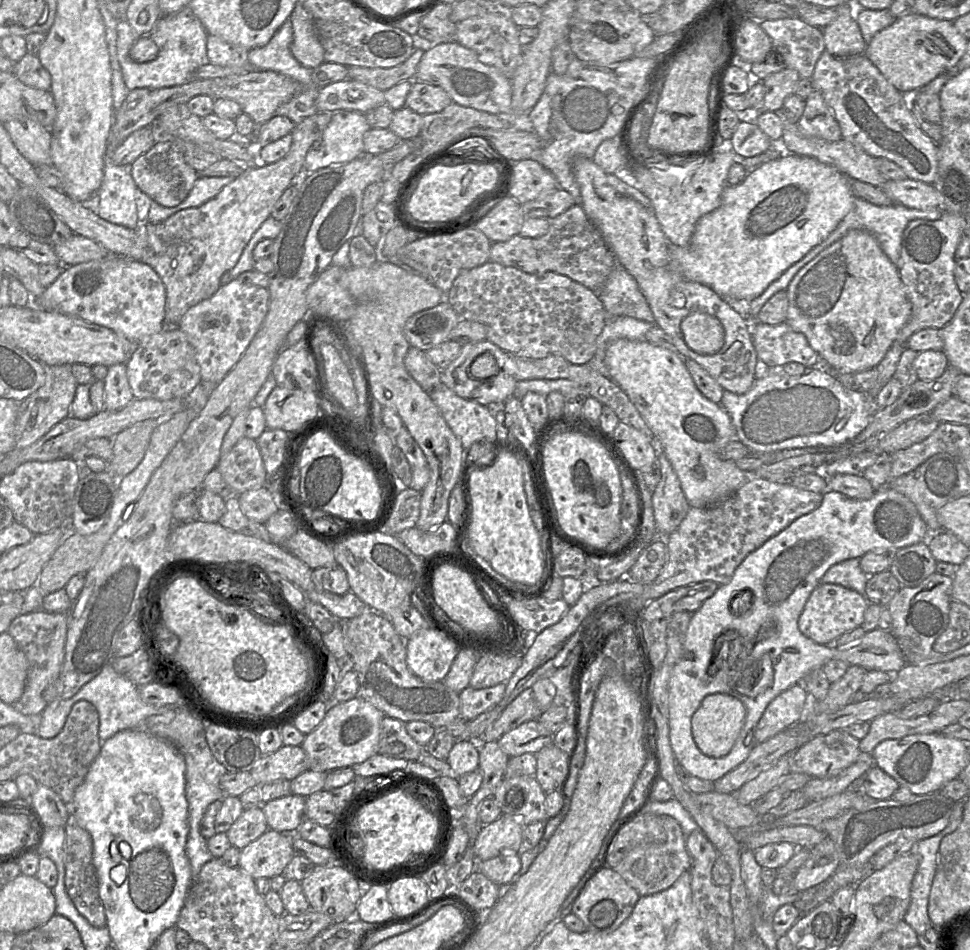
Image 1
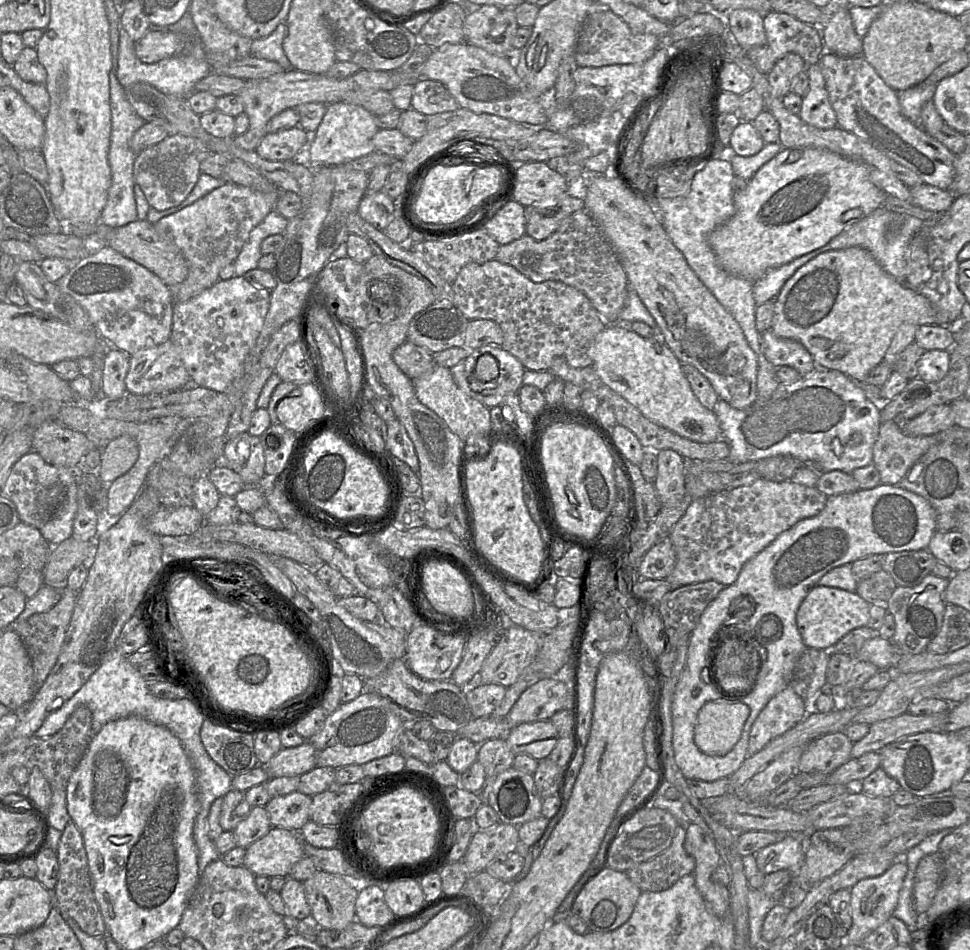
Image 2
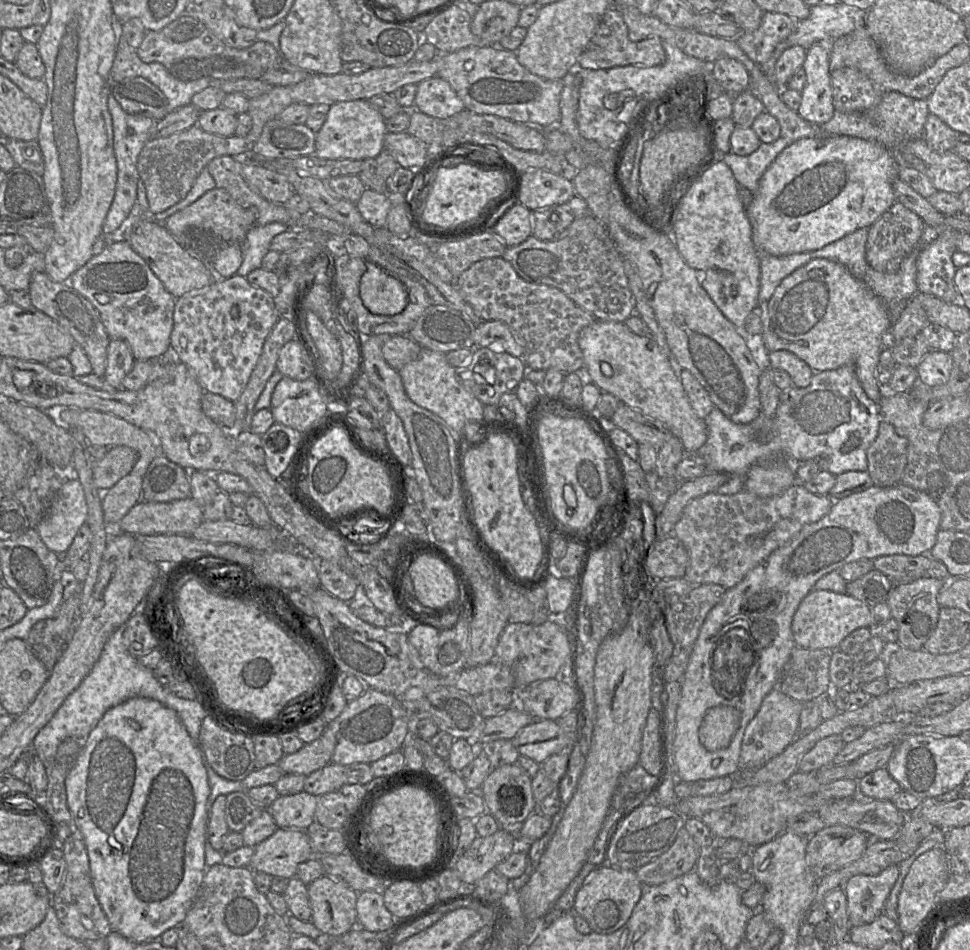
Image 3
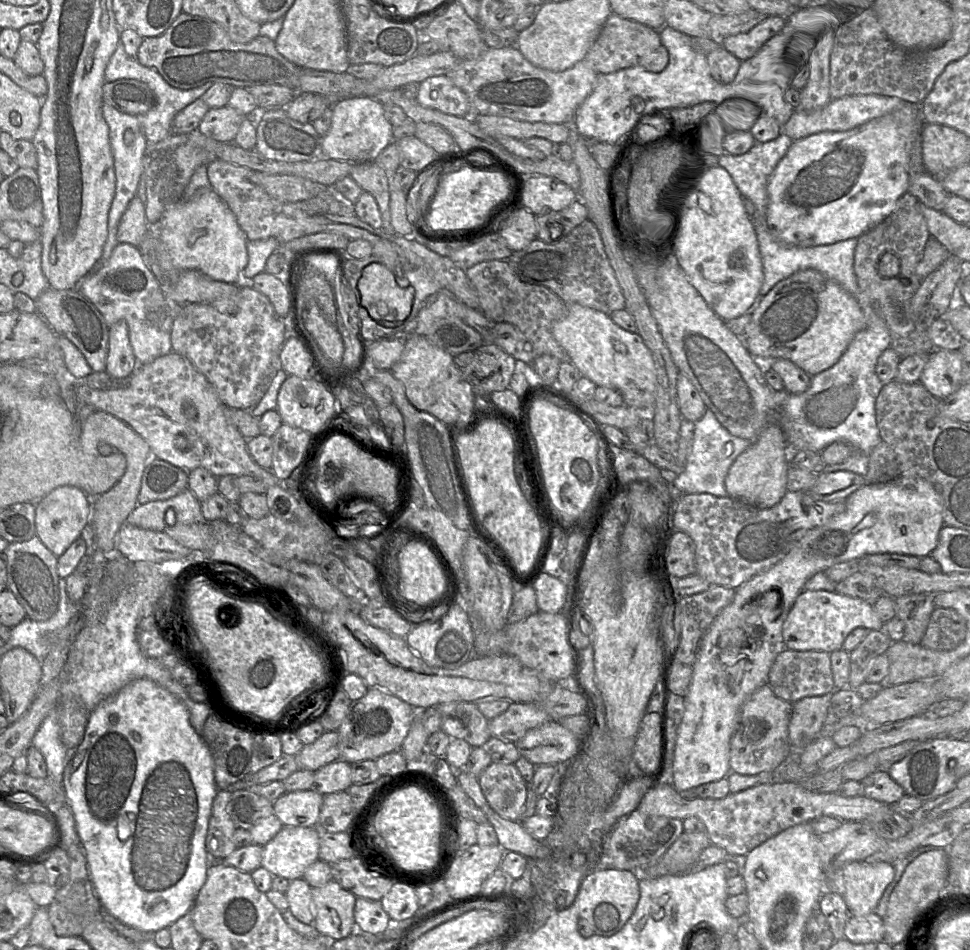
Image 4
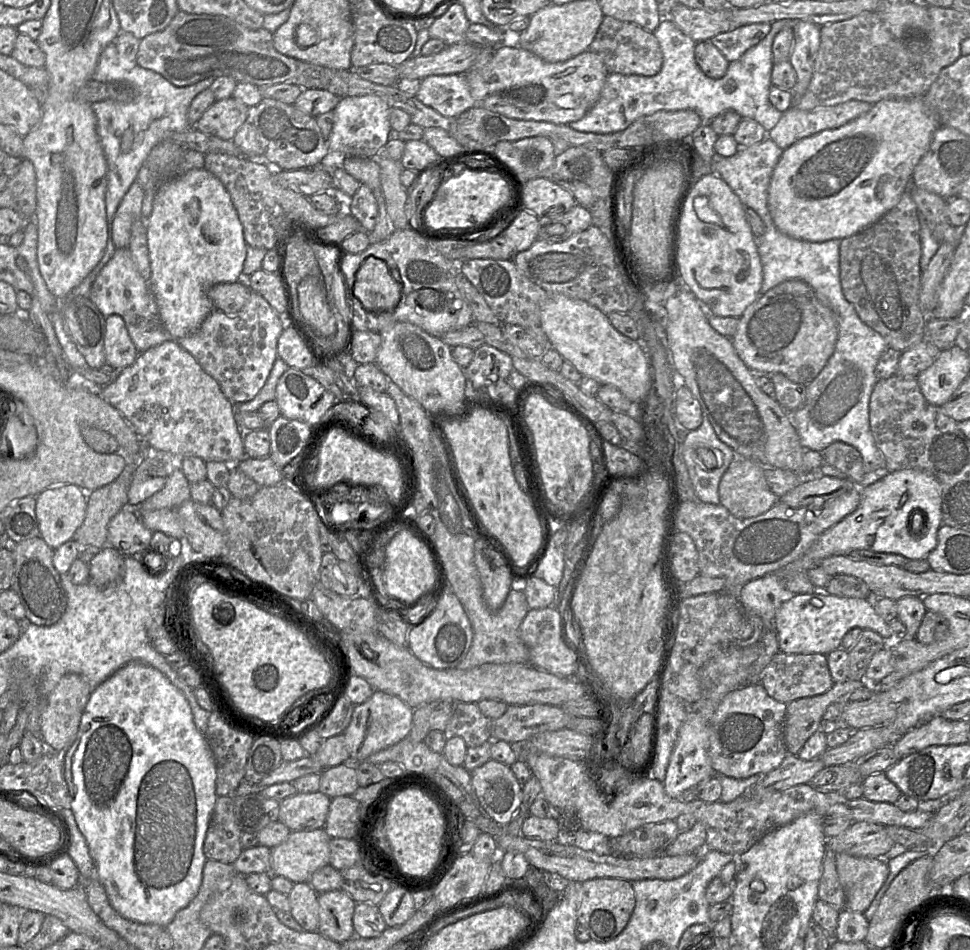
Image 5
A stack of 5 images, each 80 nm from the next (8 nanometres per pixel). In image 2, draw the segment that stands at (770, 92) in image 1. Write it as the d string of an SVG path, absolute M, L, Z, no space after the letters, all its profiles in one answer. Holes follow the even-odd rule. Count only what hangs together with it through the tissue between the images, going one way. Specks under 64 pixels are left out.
M787 53L779 59L773 69L767 73L772 94L780 99L791 91L794 78L805 70L803 58L796 53Z

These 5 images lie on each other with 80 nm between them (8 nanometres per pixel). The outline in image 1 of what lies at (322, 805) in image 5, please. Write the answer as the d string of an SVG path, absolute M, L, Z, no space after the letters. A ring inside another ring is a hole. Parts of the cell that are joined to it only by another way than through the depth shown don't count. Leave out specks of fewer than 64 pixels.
M289 794L261 805L268 829L283 834L296 833L305 818L306 797Z

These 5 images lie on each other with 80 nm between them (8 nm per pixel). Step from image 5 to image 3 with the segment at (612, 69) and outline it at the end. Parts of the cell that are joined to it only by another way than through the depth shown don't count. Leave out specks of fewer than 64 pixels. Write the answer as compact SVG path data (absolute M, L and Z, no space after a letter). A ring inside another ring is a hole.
M611 5L602 16L598 28L589 44L579 56L577 70L600 70L619 66L634 65L652 67L662 65L666 53L661 44L662 40L656 35L650 35L640 41L632 41L628 37L628 28L618 7Z

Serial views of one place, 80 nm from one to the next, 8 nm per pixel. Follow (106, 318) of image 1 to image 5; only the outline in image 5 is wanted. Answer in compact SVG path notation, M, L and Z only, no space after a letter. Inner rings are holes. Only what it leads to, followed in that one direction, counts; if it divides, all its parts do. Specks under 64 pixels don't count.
M128 248L116 250L112 259L93 282L89 298L105 317L115 314L124 319L128 333L139 353L171 339L160 318L149 282L138 272Z

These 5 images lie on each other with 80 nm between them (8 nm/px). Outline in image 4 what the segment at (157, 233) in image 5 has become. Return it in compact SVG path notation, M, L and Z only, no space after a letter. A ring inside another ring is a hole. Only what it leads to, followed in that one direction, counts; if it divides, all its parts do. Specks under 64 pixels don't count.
M211 187L200 190L189 200L169 206L161 218L160 240L177 271L197 270L206 276L235 283L249 261L247 238L228 204Z

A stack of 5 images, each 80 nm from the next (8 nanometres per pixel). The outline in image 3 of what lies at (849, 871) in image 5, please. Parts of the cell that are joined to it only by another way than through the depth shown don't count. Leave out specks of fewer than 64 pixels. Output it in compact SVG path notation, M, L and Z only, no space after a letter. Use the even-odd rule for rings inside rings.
M892 864L877 875L858 874L845 883L850 929L870 923L882 913L898 875L898 864Z

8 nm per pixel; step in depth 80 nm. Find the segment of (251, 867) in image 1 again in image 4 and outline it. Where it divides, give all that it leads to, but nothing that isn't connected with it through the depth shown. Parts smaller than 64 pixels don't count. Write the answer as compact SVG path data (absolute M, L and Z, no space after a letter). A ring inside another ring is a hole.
M283 826L281 831L262 847L261 866L273 876L289 881L303 877L305 870L319 859L320 831L317 828Z

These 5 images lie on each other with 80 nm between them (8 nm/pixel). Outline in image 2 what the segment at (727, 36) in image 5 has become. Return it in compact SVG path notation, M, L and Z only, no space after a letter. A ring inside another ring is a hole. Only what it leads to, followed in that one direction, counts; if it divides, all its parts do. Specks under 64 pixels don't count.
M771 11L762 15L766 43L746 51L747 56L759 71L767 74L773 69L776 62L787 53L800 55L805 62L805 70L807 70L810 65L819 61L820 56L825 52L825 46L822 33L819 31L818 27L802 22L783 12Z

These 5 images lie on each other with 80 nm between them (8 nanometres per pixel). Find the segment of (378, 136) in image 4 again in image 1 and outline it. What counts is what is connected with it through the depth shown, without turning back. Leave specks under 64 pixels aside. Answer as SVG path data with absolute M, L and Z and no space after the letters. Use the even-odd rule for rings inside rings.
M355 111L333 113L321 138L313 144L304 161L304 171L343 165L364 155L363 138L370 130L364 114Z

